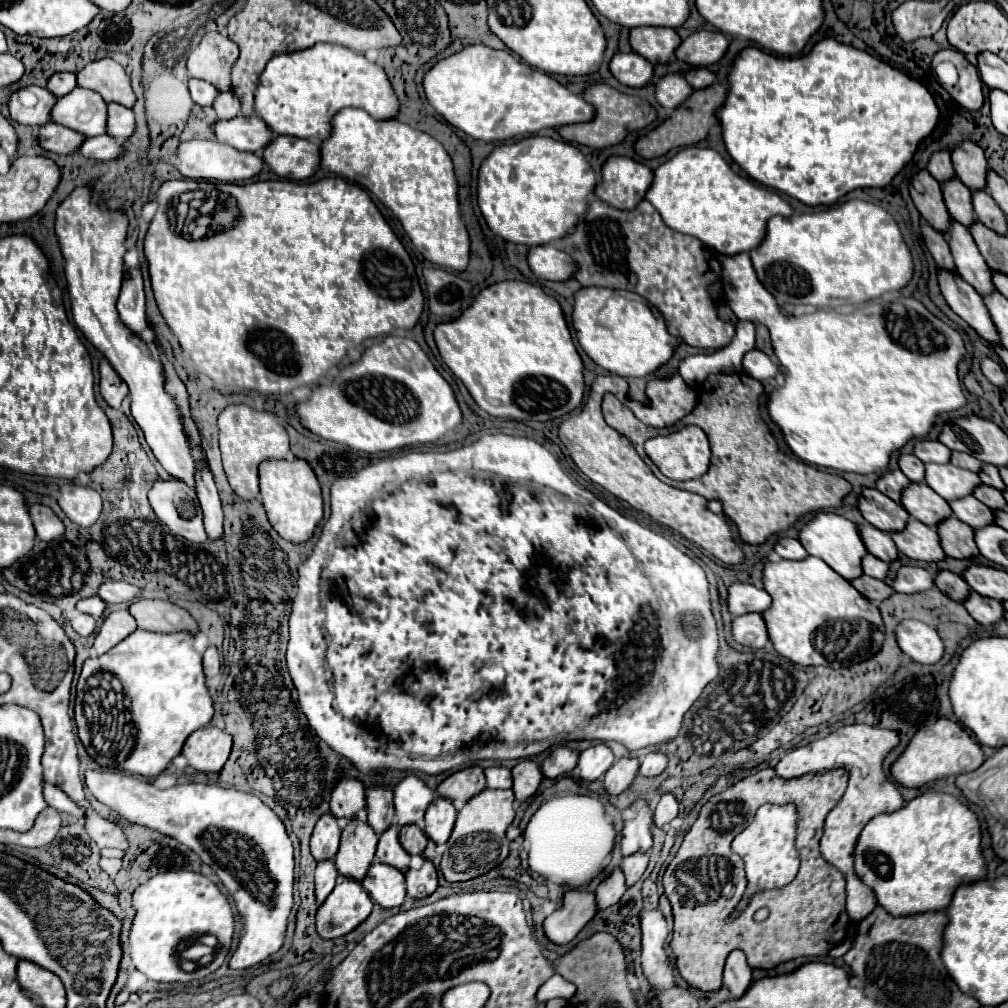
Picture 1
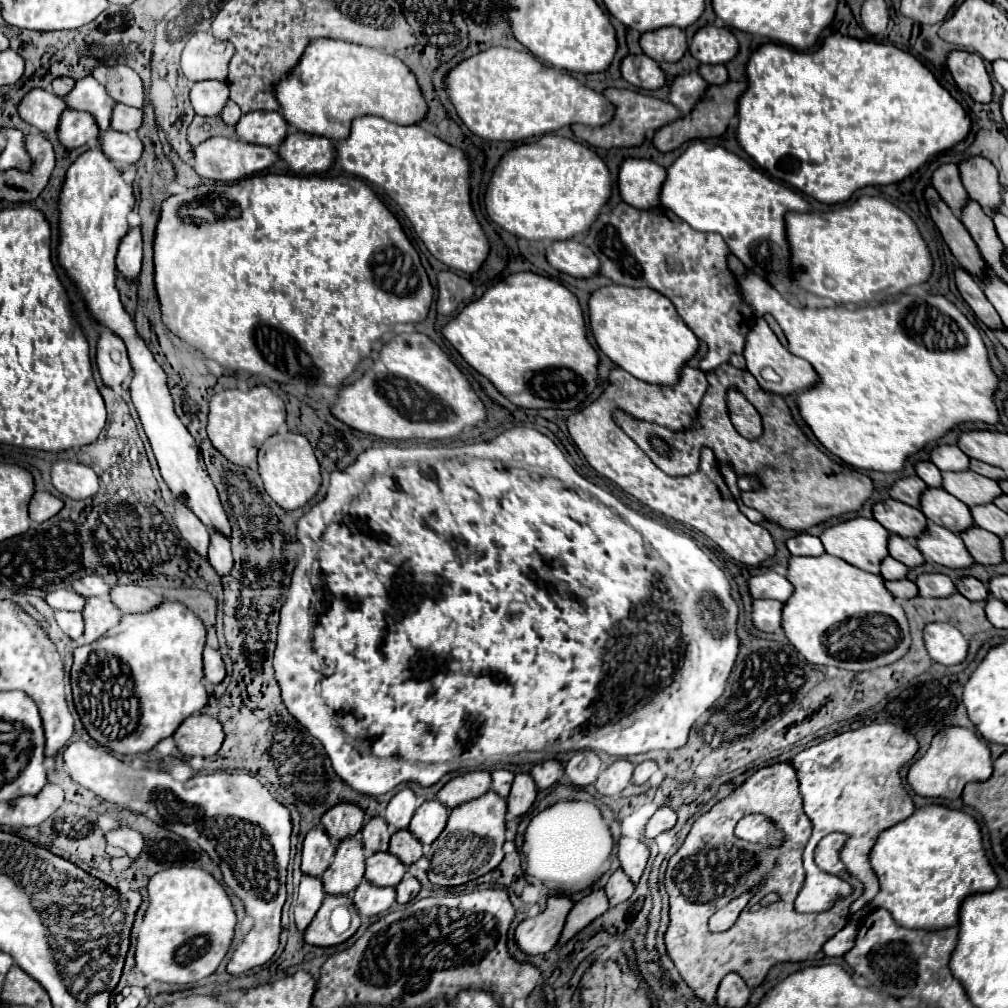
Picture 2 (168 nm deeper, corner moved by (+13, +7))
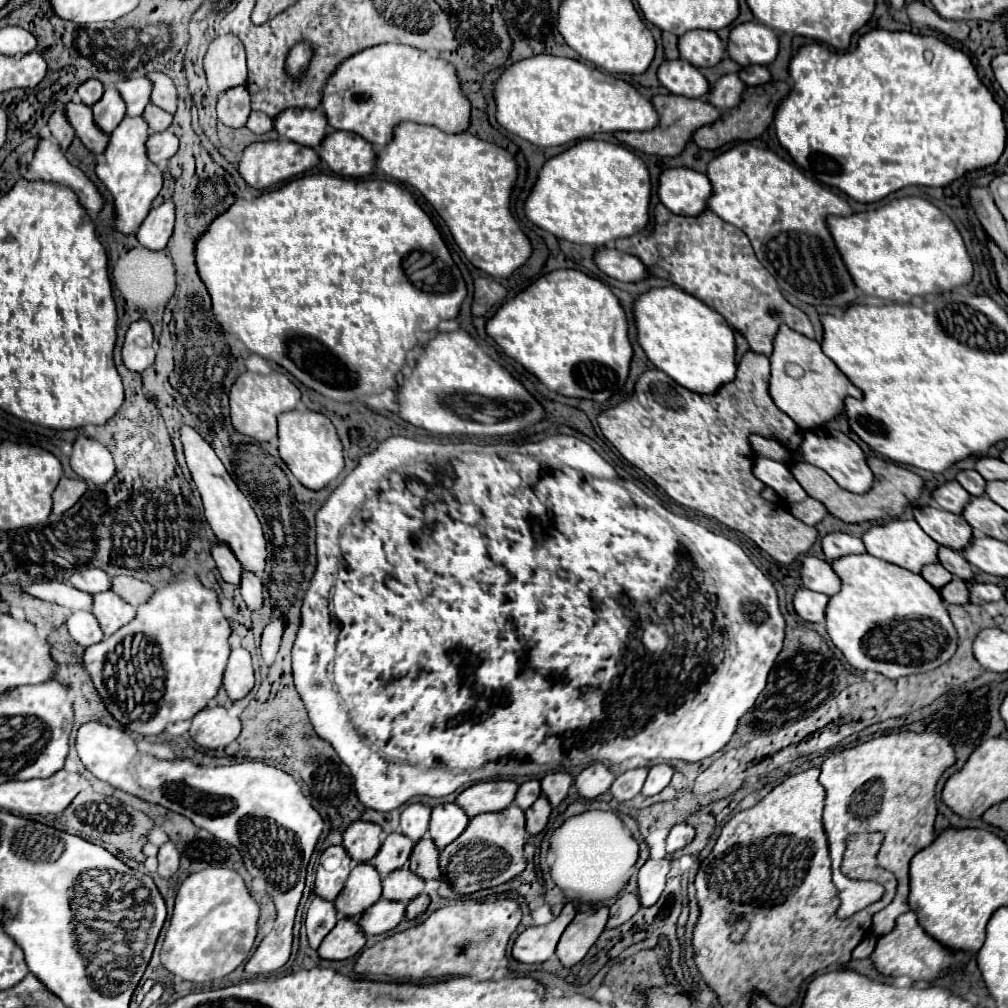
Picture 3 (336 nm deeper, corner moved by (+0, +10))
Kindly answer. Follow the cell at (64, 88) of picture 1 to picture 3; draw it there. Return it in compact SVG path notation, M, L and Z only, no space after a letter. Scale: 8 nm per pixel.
M87 80L83 86L79 86L77 94L85 106L93 106L103 96L103 84L99 80Z

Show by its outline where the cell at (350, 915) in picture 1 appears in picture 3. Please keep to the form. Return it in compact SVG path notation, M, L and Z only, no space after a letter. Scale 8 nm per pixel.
M341 918L321 942L317 954L323 960L347 960L365 946L365 940L367 938L359 932L355 920Z

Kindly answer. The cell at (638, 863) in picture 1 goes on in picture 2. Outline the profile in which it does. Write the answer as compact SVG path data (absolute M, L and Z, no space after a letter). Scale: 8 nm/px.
M616 869L610 877L608 877L608 883L604 887L608 899L610 899L610 905L618 905L622 901L626 901L632 891L634 891L634 883L630 881L630 877L626 877L624 869Z

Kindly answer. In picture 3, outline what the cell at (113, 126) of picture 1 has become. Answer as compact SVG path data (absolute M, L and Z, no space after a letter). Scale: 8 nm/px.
M149 104L149 106L145 108L143 116L145 116L151 132L163 132L163 130L167 130L167 128L171 126L171 122L173 122L173 114L167 114L165 110L159 110L159 106L155 106L155 104Z

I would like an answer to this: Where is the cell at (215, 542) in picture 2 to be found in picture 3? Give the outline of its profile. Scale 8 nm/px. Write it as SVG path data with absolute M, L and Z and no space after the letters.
M243 572L239 590L241 590L241 596L243 596L243 600L245 600L245 604L247 604L247 608L251 612L257 612L257 610L263 608L263 600L265 600L263 584L261 584L261 580L255 574Z

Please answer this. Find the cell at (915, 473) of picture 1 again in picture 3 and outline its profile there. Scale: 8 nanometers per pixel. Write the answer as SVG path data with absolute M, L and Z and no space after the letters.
M965 470L965 472L959 472L957 474L957 482L967 490L971 492L973 496L985 496L985 484L987 480L983 480L983 476L975 470Z

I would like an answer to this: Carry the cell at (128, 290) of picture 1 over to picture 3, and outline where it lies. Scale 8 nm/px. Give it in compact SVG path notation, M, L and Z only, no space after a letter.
M165 200L161 206L149 210L147 218L143 220L137 232L137 238L145 248L151 250L165 248L173 234L173 224L175 224L175 204L173 200Z

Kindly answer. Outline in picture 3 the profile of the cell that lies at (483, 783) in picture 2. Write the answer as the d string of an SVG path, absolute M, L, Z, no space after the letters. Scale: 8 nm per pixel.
M511 780L479 782L469 786L457 796L457 804L465 810L469 818L485 812L505 810L515 800L515 790L519 786Z

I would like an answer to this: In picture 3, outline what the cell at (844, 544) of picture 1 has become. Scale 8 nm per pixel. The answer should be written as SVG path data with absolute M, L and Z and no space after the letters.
M897 518L887 524L873 526L873 528L869 528L869 532L863 534L863 542L865 542L869 554L883 558L887 562L893 562L893 564L907 568L911 572L917 572L917 574L921 572L923 566L939 562L939 544L935 544L933 538L929 534L925 534L923 528L919 528L919 524L915 520Z

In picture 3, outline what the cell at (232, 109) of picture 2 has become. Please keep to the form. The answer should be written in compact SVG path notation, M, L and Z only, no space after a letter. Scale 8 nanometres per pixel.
M251 112L249 122L247 122L247 128L253 130L255 134L265 134L265 132L275 130L275 128L273 128L273 118L269 118L269 116L263 114L263 112Z

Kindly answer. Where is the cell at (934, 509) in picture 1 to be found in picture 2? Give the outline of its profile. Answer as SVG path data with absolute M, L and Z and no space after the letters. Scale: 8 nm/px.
M928 487L928 491L920 497L920 509L930 523L942 525L954 533L964 531L972 525L972 517L966 505L944 489Z

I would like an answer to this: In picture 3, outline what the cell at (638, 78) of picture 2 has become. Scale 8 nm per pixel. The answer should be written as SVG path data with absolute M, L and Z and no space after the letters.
M669 60L659 68L661 84L671 90L671 94L687 96L687 98L703 98L711 84L707 78L685 60Z

